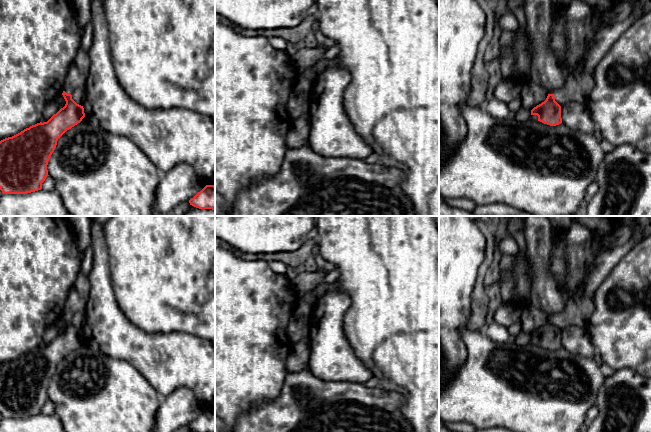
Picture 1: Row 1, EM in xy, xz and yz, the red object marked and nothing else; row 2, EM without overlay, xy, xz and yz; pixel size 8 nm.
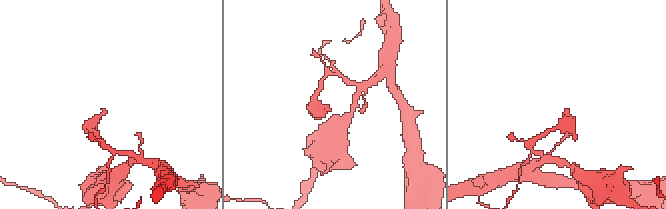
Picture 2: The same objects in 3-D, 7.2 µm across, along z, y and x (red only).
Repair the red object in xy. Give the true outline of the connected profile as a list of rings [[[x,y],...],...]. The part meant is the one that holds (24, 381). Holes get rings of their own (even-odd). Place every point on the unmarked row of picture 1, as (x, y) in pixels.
[[[82,271],[77,276],[66,301],[62,317],[66,328],[47,346],[40,346],[20,357],[0,365],[0,414],[3,418],[27,418],[42,413],[48,399],[48,385],[54,376],[58,363],[85,341],[83,330],[72,323],[72,318],[83,313],[90,295],[87,274]]]

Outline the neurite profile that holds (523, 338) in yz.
[[[523,331],[520,332],[520,334],[515,337],[515,341],[517,344],[524,345],[529,343],[531,340],[531,334],[525,333]]]

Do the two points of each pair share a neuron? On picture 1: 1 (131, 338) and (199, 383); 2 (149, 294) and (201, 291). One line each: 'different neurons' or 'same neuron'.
1: same neuron
2: same neuron

